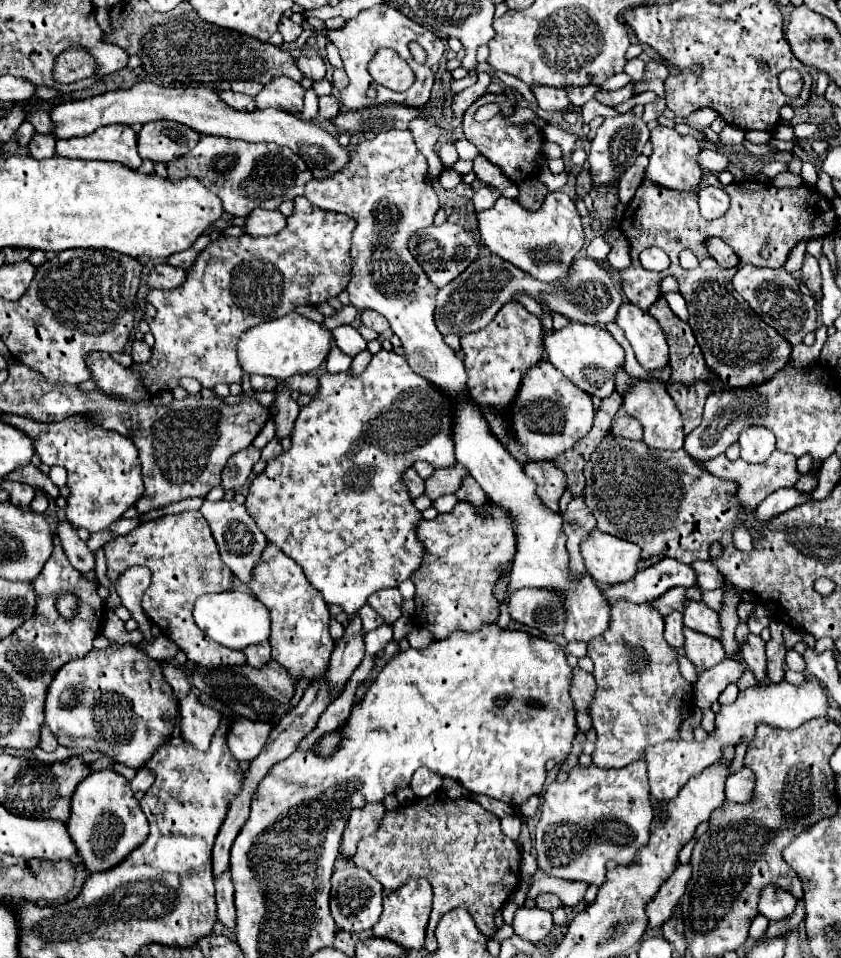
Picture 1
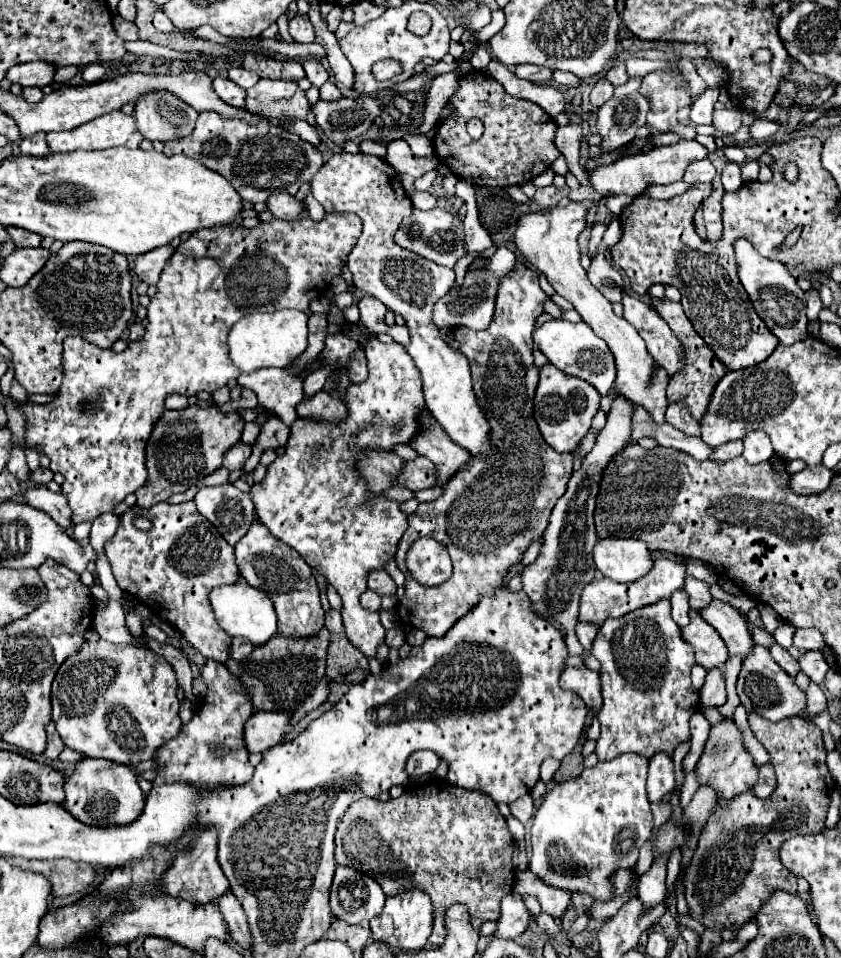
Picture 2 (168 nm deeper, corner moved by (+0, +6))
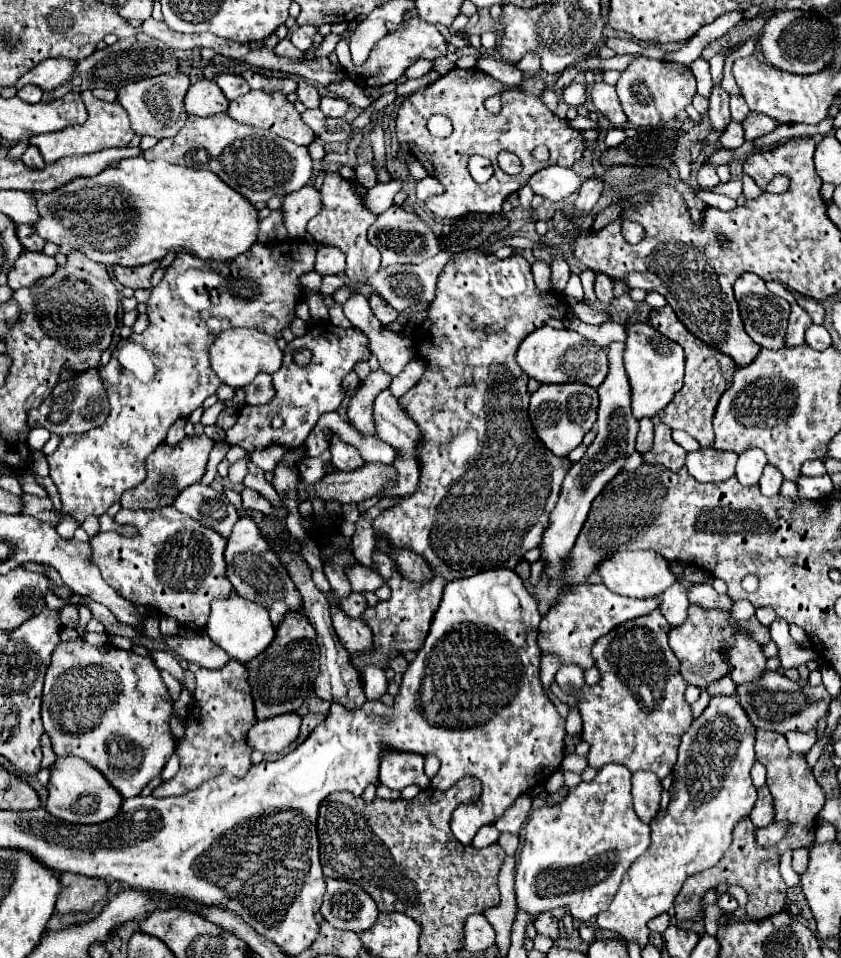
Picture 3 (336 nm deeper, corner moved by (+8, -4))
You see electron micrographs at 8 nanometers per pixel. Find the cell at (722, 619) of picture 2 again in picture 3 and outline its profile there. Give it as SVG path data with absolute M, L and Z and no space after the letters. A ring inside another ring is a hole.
M736 632L734 638L736 638L736 644L724 650L730 664L728 676L736 684L750 682L752 678L756 678L756 674L760 674L760 670L766 670L766 658L762 654L760 644L752 640L748 634Z

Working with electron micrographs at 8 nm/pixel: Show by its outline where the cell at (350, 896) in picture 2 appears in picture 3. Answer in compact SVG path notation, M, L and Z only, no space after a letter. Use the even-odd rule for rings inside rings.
M326 880L328 890L322 902L322 918L338 930L364 932L378 916L376 902L360 886L344 880Z

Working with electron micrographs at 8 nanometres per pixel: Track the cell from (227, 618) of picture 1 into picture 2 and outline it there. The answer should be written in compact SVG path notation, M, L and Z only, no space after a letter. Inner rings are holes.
M236 582L232 586L218 586L210 592L210 602L220 628L232 638L242 636L250 640L254 646L262 646L276 634L276 612L272 600L250 584Z

